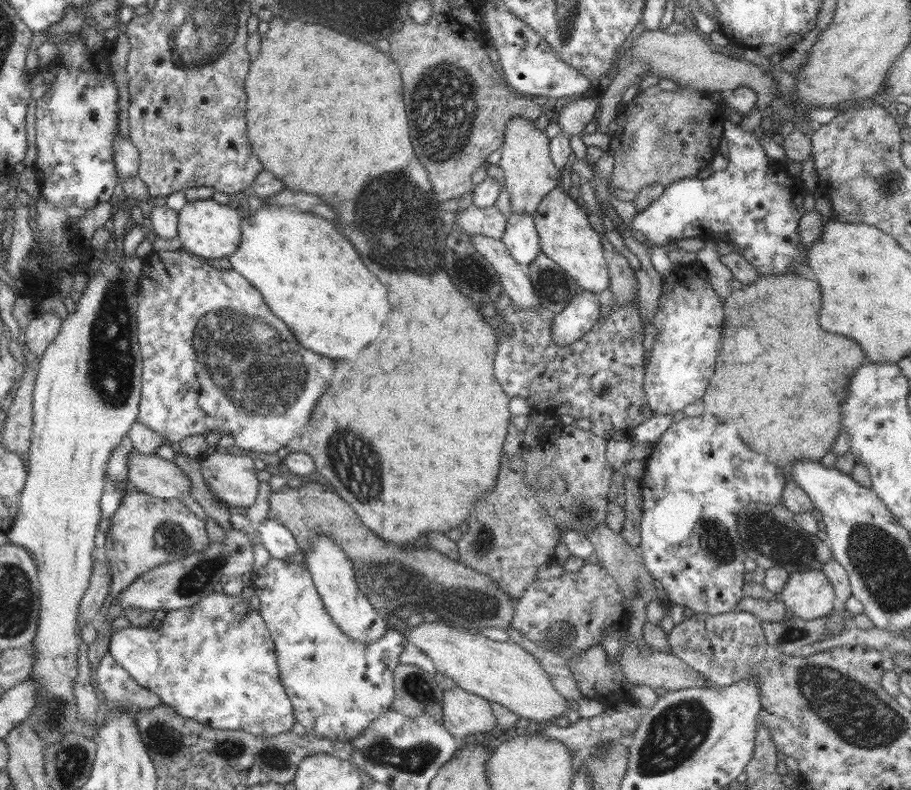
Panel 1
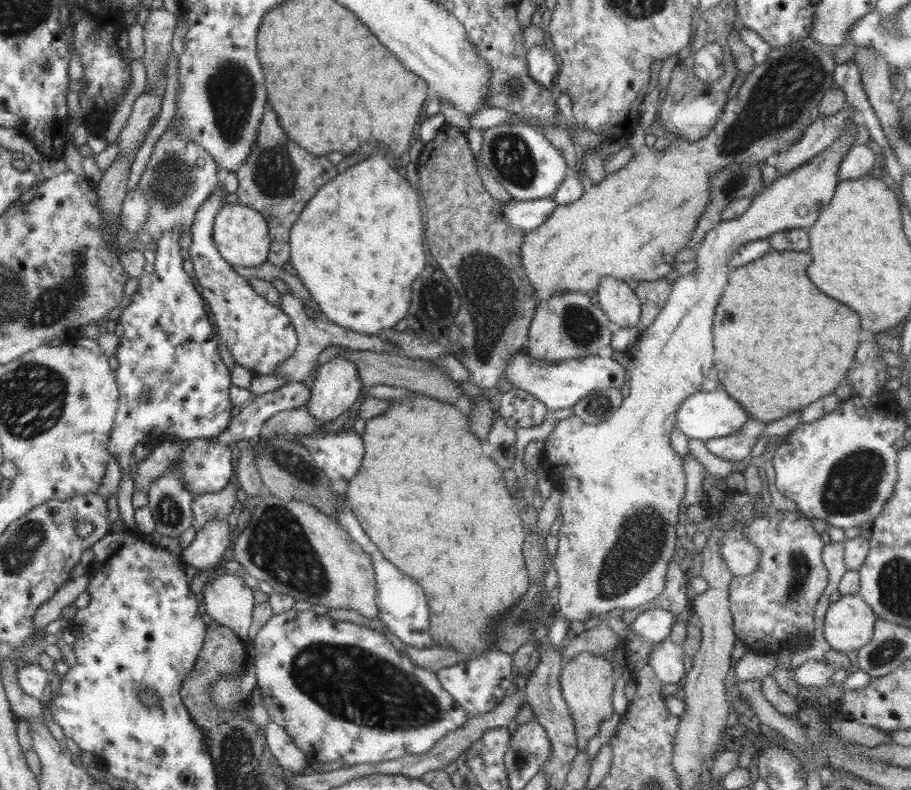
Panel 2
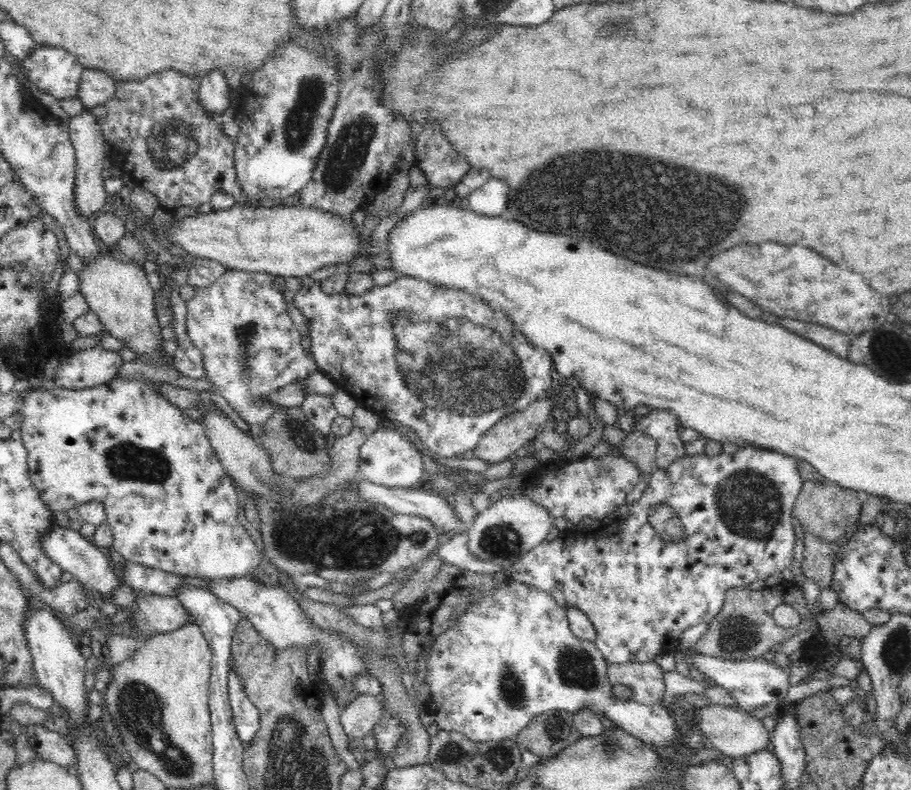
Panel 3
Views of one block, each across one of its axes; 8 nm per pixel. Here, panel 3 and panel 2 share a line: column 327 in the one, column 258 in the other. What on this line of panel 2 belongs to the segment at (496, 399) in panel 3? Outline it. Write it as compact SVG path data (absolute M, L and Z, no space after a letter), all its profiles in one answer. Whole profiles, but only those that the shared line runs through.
M221 183L220 190L210 196L208 200L204 200L201 207L198 208L198 212L196 212L196 216L194 216L194 224L190 226L192 245L187 249L190 254L189 259L196 272L196 280L198 280L198 284L202 286L200 295L208 302L207 307L209 314L216 318L213 324L217 338L220 338L222 342L227 345L227 348L230 349L234 361L246 367L250 372L253 372L253 375L273 375L273 372L276 371L276 367L278 367L282 361L288 359L290 355L294 354L297 347L297 332L291 320L288 318L288 315L284 314L284 311L279 307L270 304L270 301L267 301L265 297L260 296L260 294L252 288L250 281L234 271L232 265L227 263L218 252L213 238L213 224L216 213L219 211L222 199L225 198L226 193L226 188L224 188L223 183Z

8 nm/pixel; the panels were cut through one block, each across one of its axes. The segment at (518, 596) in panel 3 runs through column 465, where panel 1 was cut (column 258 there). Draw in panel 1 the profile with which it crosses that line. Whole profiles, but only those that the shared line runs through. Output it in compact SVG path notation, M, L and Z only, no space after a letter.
M213 592L209 596L203 597L193 606L179 610L166 611L162 626L157 629L137 628L133 625L120 630L114 630L110 636L109 654L126 672L141 686L154 693L158 693L162 704L174 708L178 715L192 718L201 724L220 730L240 730L246 731L254 736L274 736L281 732L292 730L296 723L293 716L292 704L285 692L280 680L280 670L276 659L274 644L272 643L270 632L266 629L258 611L250 609L249 601L241 595L228 597L225 593Z

